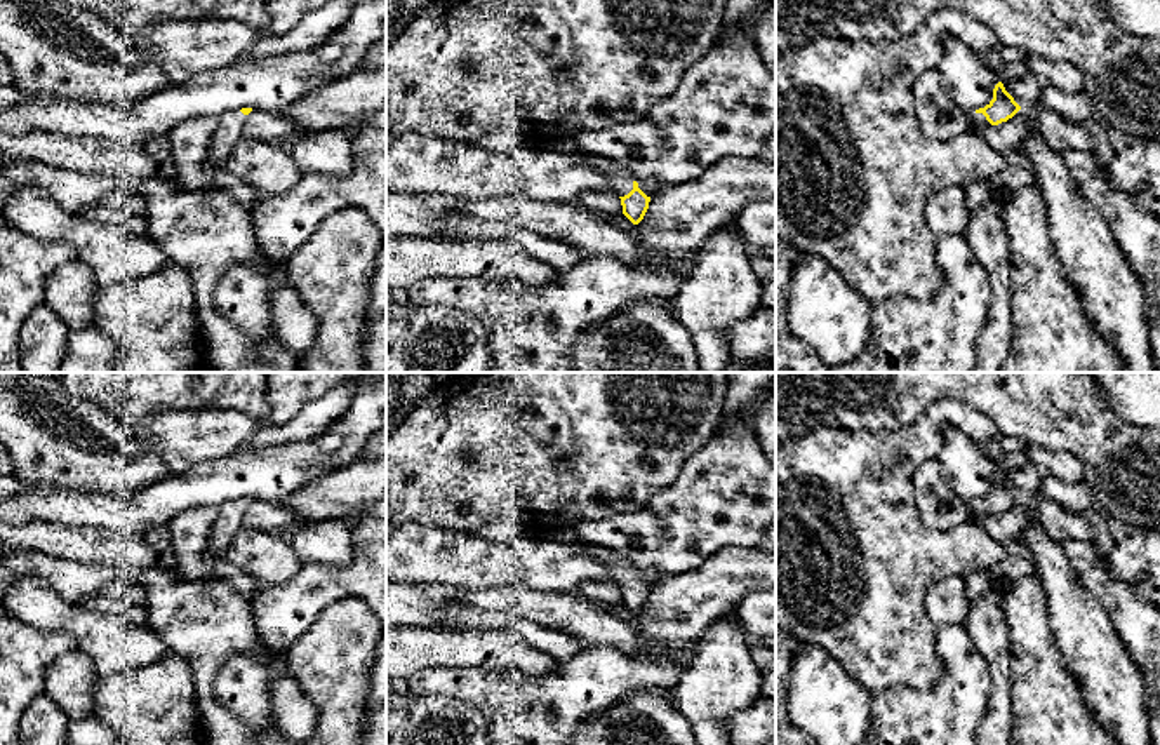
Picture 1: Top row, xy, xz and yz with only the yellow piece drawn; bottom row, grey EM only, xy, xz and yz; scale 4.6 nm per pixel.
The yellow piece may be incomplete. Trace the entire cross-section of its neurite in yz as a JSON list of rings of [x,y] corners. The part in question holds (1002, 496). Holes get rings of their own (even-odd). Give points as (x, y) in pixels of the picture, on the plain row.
[[[998,472],[993,479],[993,489],[984,496],[970,503],[974,522],[983,515],[998,515],[1012,508],[1021,496],[1005,480],[1003,473]]]

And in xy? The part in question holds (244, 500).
[[[252,498],[230,500],[219,505],[219,513],[207,531],[207,550],[212,559],[226,559],[226,550],[242,527],[242,517]]]

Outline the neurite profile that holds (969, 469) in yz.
[[[950,425],[943,426],[937,460],[951,489],[967,503],[990,494],[993,479],[1000,472],[986,447],[977,446],[962,430]]]

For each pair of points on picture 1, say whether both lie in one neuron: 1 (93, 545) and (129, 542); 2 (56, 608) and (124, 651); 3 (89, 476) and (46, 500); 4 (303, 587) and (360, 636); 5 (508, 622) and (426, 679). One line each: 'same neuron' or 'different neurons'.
1: same neuron
2: same neuron
3: different neurons
4: different neurons
5: different neurons

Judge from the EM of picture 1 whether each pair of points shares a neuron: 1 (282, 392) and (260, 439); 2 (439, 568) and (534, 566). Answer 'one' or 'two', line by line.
1: two
2: one

